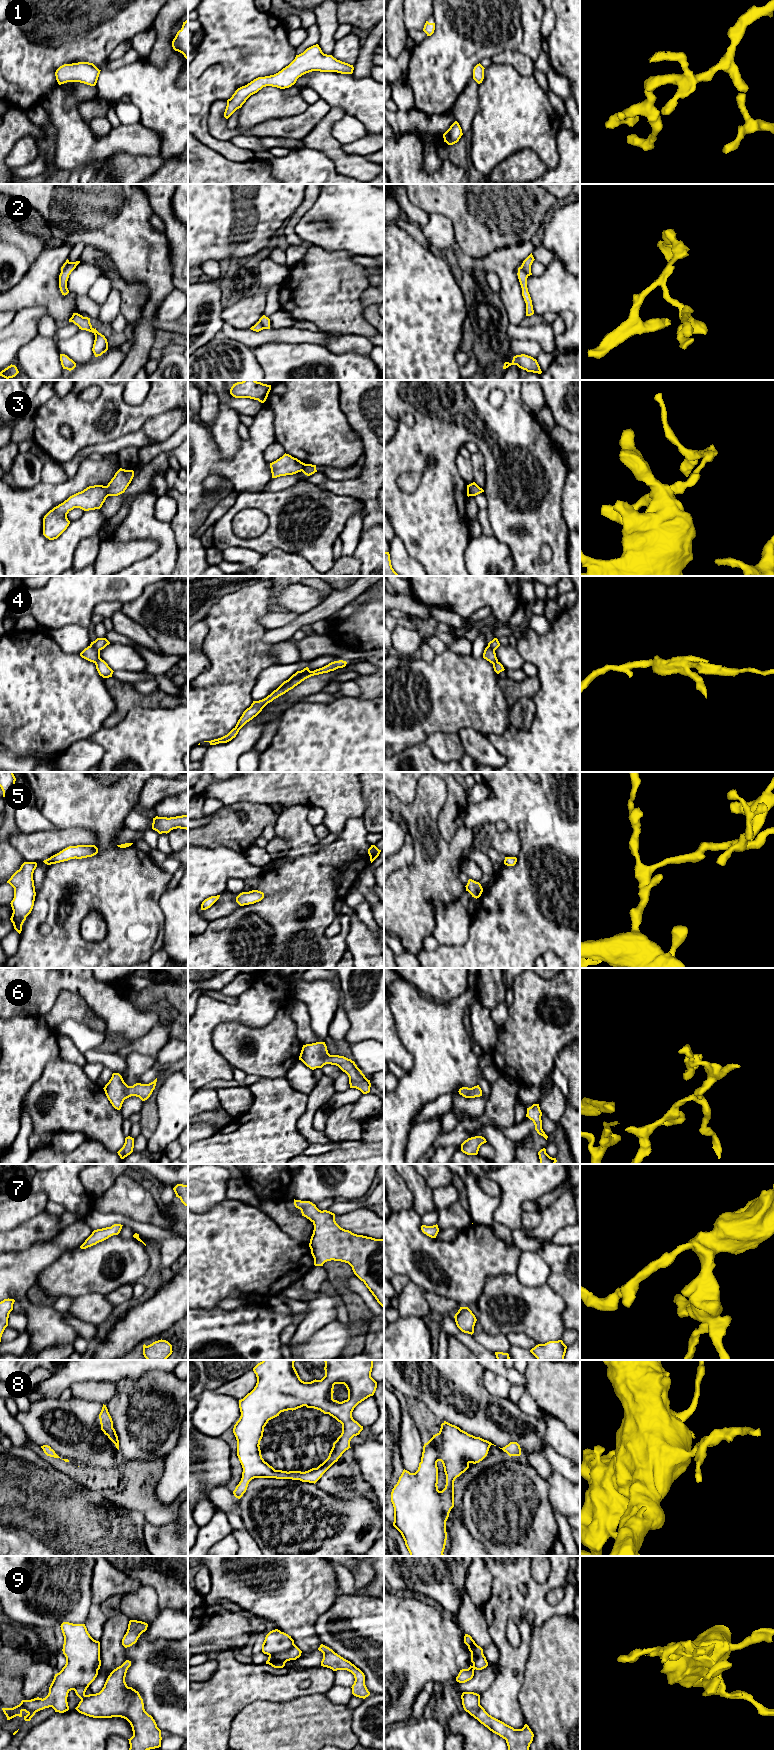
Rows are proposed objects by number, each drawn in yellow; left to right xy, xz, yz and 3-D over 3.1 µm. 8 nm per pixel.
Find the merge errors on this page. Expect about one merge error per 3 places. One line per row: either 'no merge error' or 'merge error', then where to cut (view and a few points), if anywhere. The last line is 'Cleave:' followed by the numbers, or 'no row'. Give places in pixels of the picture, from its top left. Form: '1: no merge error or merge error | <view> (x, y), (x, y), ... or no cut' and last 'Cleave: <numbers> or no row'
1: no merge error | no cut
2: no merge error | no cut
3: merge error | xy (104, 486), (108, 495)
4: no merge error | no cut
5: no merge error | no cut
6: no merge error | no cut
7: no merge error | no cut
8: no merge error | no cut
9: merge error | xz (295, 1645), (287, 1650), (269, 1655)
Cleave: 3, 9

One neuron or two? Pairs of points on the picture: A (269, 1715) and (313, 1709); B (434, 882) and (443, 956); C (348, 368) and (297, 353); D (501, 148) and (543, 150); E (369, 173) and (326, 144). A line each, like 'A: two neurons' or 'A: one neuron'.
A: one neuron
B: two neurons
C: one neuron
D: one neuron
E: one neuron

